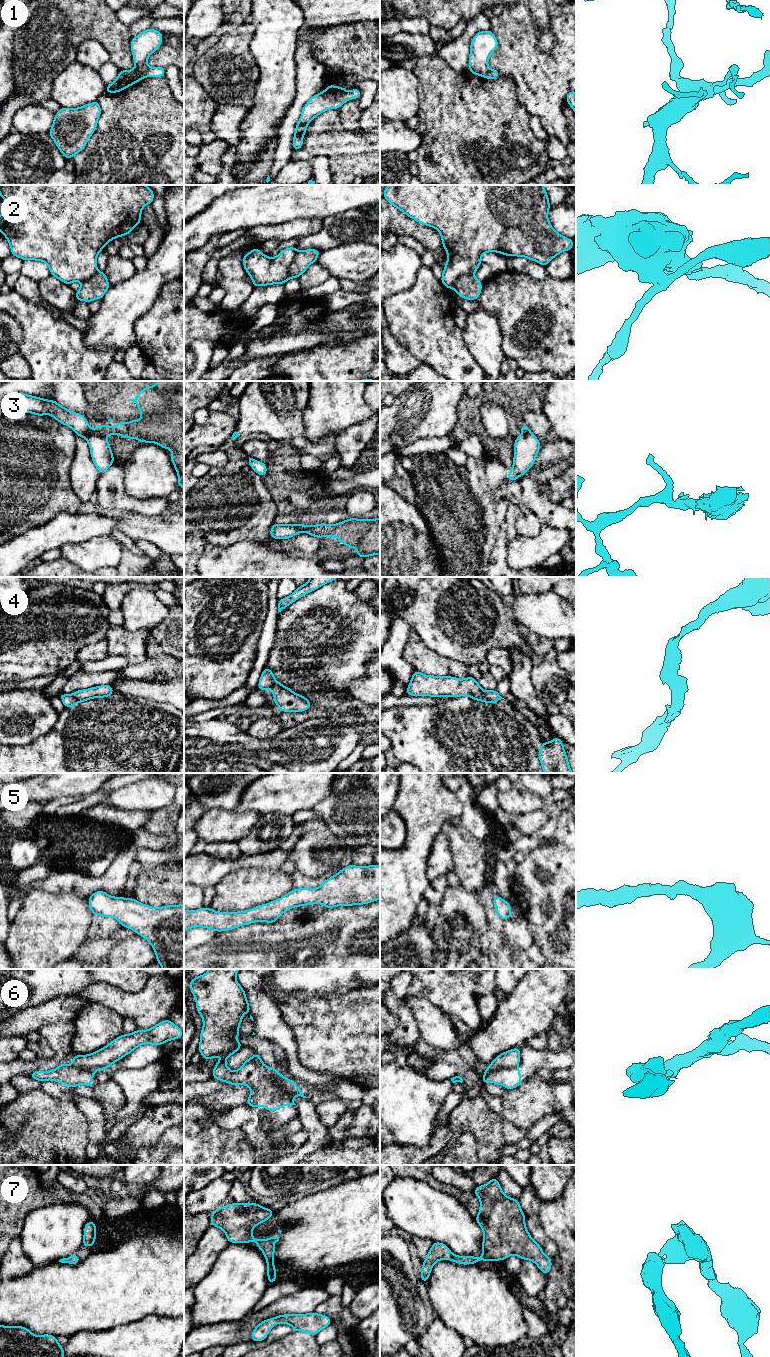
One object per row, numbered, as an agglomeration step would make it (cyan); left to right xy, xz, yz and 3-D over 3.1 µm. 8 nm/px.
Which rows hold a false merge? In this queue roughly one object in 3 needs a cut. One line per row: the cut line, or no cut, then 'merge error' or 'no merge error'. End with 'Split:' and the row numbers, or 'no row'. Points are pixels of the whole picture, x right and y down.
1: xz (325, 90), (338, 94), (346, 92) | merge error
2: xz (297, 251), (290, 266), (288, 278) | merge error
3: xy (91, 429), (104, 436) | merge error
4: no cut | no merge error
5: no cut | no merge error
6: yz (516, 1065), (501, 1068), (489, 1067) | merge error
7: no cut | no merge error
Split: 1, 2, 3, 6

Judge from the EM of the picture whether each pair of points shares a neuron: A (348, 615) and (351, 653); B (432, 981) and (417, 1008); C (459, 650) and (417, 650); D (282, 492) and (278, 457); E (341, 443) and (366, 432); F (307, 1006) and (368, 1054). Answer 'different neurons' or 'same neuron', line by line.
A: same neuron
B: different neurons
C: different neurons
D: same neuron
E: same neuron
F: same neuron

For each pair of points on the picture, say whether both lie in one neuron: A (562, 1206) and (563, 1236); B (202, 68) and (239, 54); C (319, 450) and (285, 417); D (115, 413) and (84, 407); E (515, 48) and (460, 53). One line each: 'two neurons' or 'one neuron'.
A: one neuron
B: one neuron
C: one neuron
D: two neurons
E: two neurons

